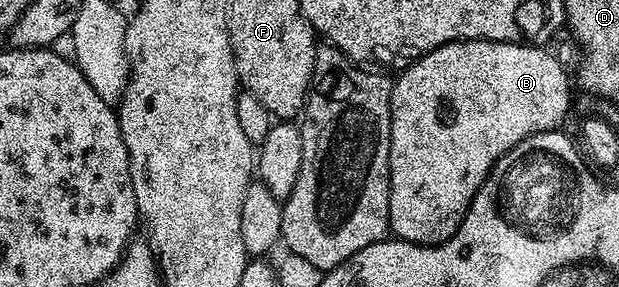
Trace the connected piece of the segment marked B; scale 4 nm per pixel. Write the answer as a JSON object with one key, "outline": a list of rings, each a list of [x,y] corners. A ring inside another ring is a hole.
{"outline":[[[450,42],[444,46],[437,47],[436,50],[429,50],[427,53],[422,54],[419,59],[411,63],[410,66],[406,67],[402,71],[403,74],[398,79],[394,79],[393,85],[391,87],[391,195],[389,196],[389,212],[391,213],[391,234],[394,235],[396,239],[402,240],[404,242],[412,242],[418,246],[437,246],[444,242],[447,242],[451,237],[457,232],[457,228],[463,222],[463,217],[467,215],[467,209],[471,207],[471,201],[475,198],[475,193],[481,188],[481,184],[485,179],[487,179],[487,173],[492,170],[495,166],[495,161],[502,156],[502,154],[507,154],[511,149],[517,145],[518,142],[524,142],[529,136],[534,134],[545,134],[554,131],[555,126],[559,126],[563,122],[563,117],[567,114],[567,109],[571,106],[571,86],[567,83],[567,74],[563,71],[563,66],[554,58],[551,54],[546,54],[546,49],[540,48],[535,44],[524,44],[521,42]]]}

